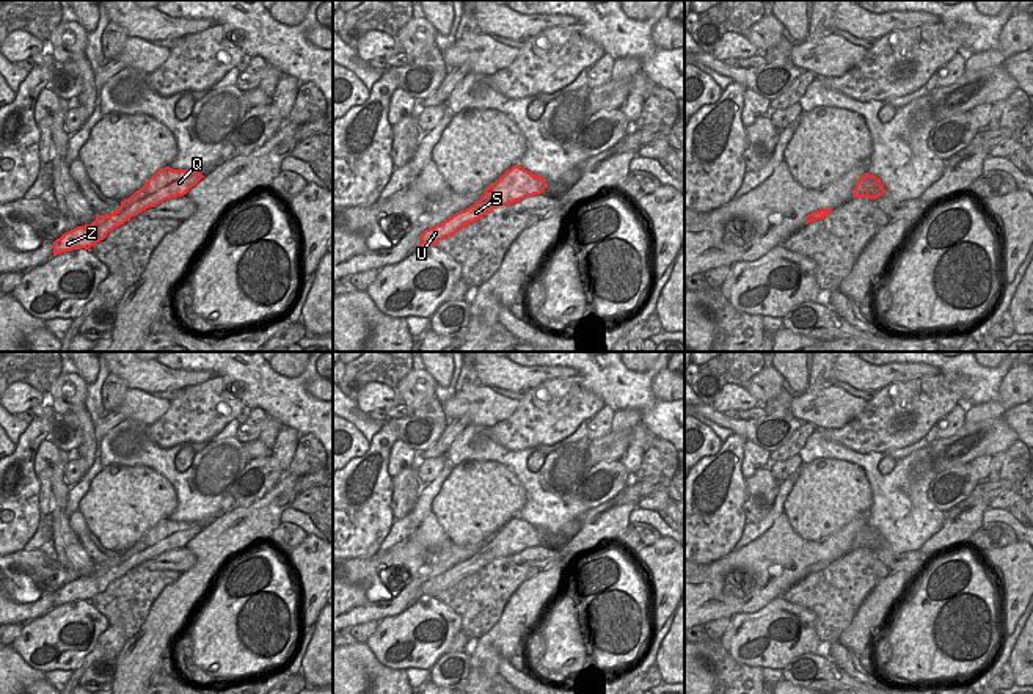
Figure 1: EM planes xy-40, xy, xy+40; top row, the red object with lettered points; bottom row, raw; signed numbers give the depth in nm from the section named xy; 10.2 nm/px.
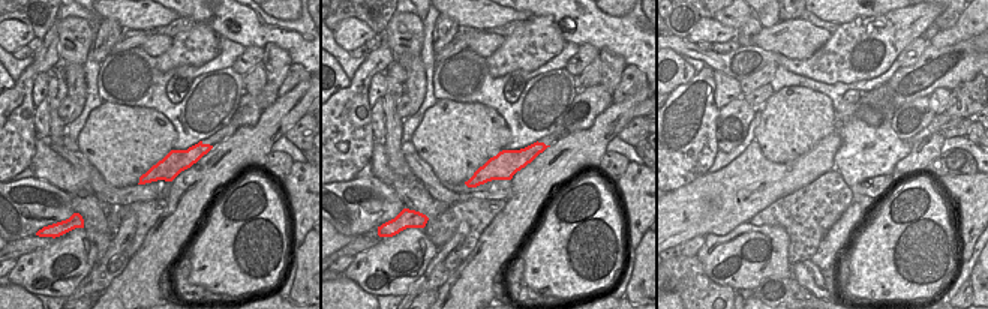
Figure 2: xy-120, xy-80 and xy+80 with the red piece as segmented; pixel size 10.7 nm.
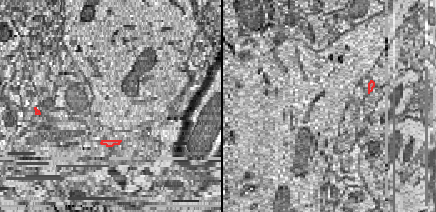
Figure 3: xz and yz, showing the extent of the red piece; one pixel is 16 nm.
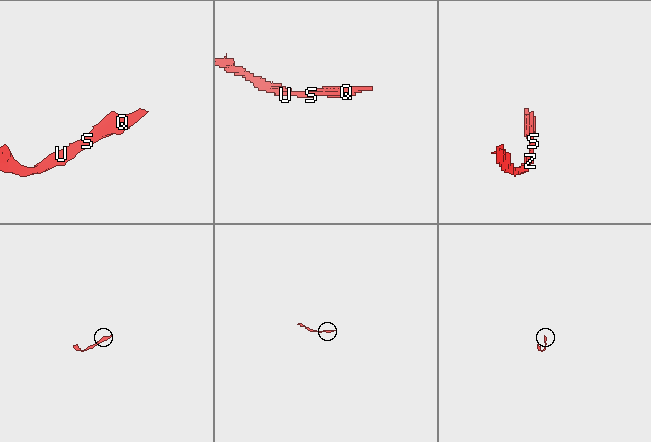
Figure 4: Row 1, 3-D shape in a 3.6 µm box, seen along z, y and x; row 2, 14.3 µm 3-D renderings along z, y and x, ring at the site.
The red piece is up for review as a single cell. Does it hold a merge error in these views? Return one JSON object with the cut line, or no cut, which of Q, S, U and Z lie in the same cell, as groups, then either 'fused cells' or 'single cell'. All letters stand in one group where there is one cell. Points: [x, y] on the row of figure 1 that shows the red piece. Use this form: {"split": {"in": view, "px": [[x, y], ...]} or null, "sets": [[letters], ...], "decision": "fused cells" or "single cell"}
{"split": null, "sets": [["Q", "S", "U", "Z"]], "decision": "single cell"}

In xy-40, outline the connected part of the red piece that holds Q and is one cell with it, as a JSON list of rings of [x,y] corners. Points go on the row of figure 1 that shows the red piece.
[[[170,166],[159,170],[140,190],[121,201],[118,210],[110,215],[96,215],[91,225],[77,226],[57,239],[53,242],[53,256],[78,248],[89,250],[94,243],[104,240],[110,231],[143,210],[187,195],[203,177],[198,171],[173,170]]]

